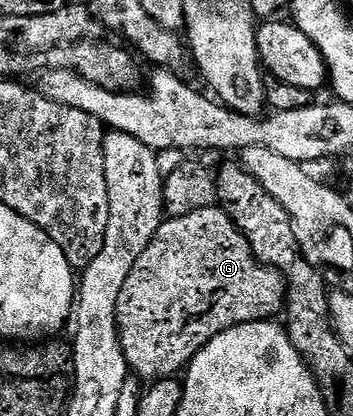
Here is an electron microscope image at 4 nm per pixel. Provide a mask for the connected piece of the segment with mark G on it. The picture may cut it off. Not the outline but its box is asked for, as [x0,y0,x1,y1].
[117,206,287,382]

